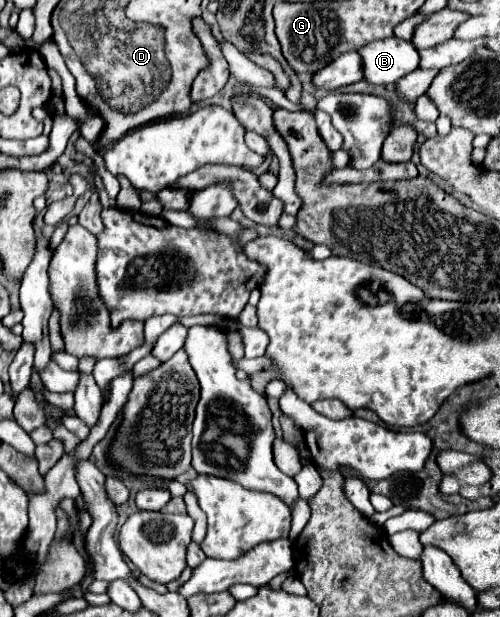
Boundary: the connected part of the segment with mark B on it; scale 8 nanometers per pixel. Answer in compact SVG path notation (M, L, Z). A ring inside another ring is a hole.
M396 36L374 40L358 50L364 60L364 76L370 84L392 84L420 64L420 52L410 40Z

